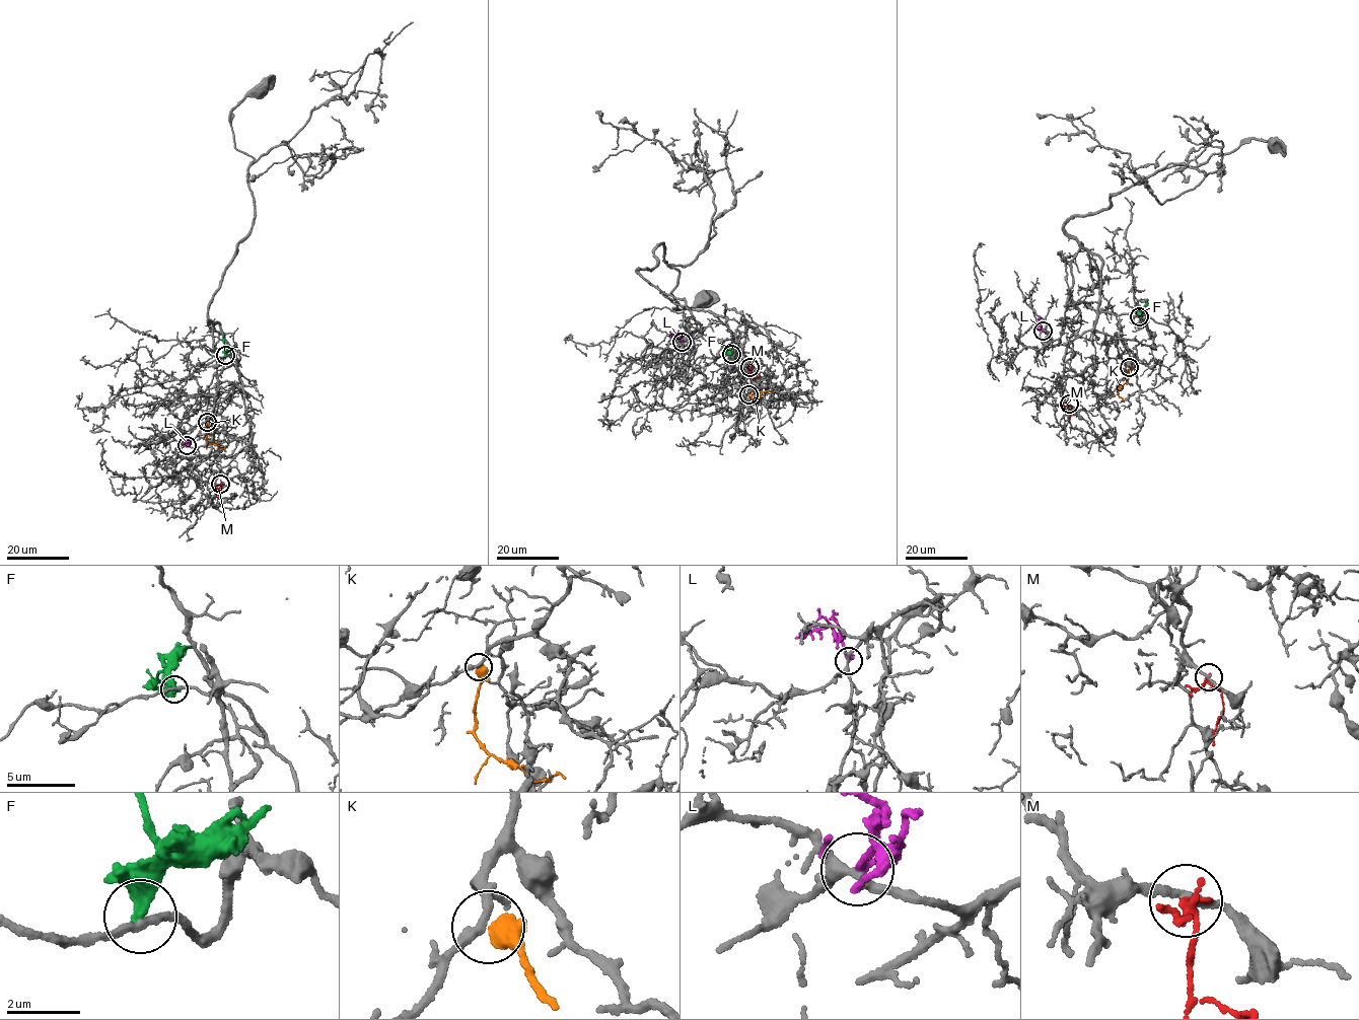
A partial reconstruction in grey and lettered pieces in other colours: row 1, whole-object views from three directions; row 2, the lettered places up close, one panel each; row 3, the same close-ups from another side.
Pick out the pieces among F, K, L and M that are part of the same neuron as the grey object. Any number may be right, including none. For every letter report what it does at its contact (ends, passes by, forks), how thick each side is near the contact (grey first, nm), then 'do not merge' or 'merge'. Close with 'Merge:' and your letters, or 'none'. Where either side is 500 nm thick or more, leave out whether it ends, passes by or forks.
F: it ends | 200/480 nm | do not merge
K: 240/550 nm | merge
L: it ends | 240/200 nm | do not merge
M: it ends | 200/280 nm | do not merge
Merge: K

